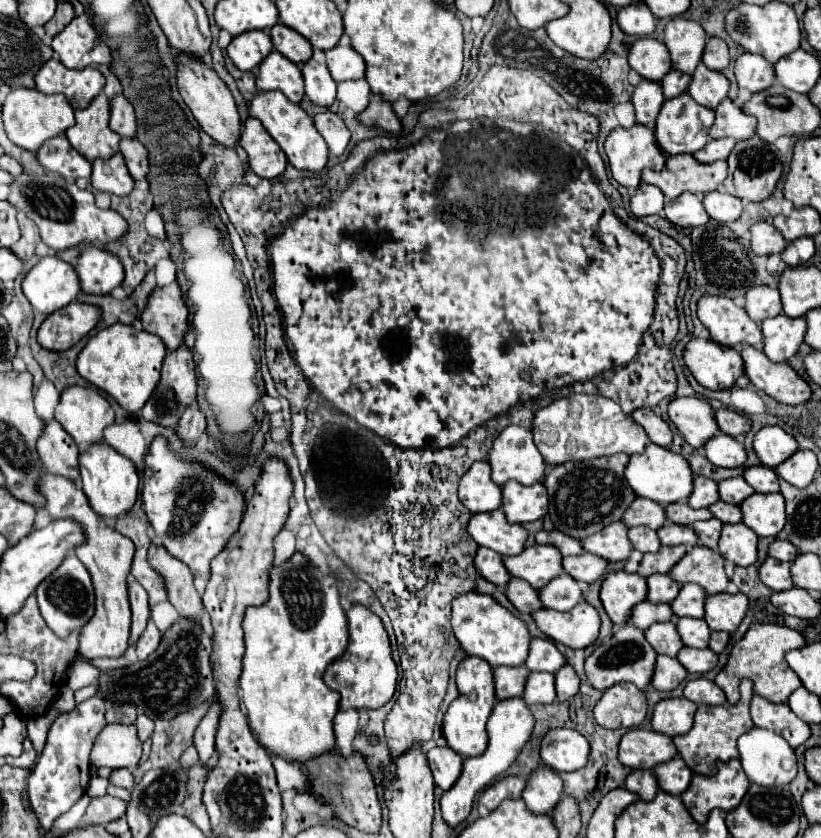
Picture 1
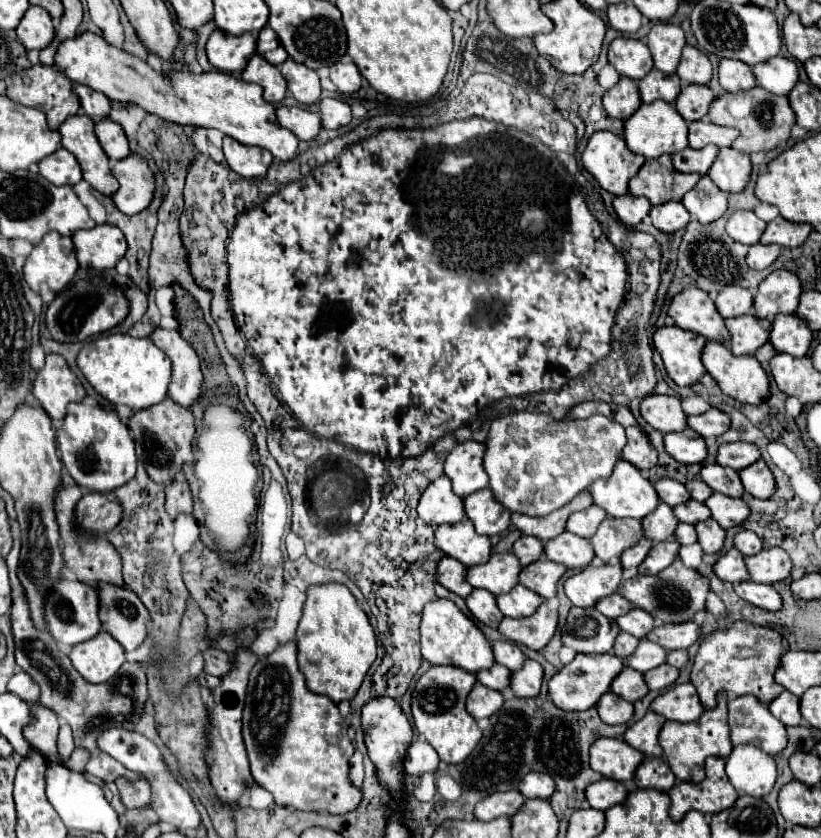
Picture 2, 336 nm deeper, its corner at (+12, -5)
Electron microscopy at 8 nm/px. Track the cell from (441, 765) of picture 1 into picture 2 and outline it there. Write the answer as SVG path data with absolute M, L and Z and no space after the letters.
M414 740L406 752L408 752L404 758L404 772L406 774L420 776L424 772L436 772L440 760L438 760L436 750L428 742Z

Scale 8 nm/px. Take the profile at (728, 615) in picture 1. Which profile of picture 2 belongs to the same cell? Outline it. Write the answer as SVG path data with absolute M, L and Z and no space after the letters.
M692 620L684 624L656 626L654 630L650 630L646 640L666 646L666 650L678 650L678 648L690 648L698 640L698 636L700 636L700 626Z

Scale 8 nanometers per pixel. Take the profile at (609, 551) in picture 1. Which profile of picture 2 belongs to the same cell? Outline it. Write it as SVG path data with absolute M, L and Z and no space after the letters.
M562 532L544 544L544 556L568 568L586 568L594 558L594 550L586 538Z

